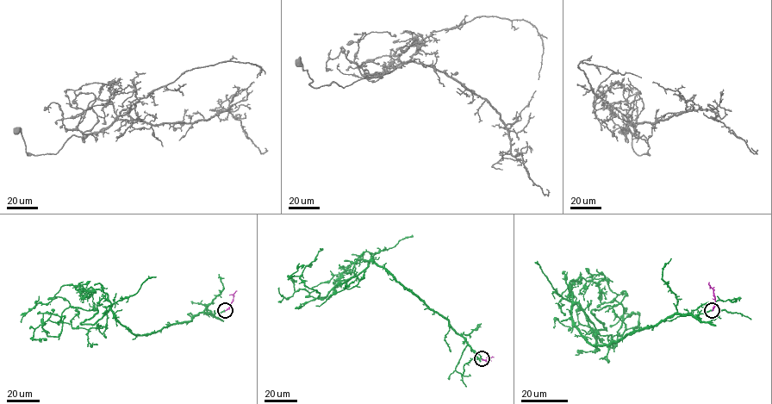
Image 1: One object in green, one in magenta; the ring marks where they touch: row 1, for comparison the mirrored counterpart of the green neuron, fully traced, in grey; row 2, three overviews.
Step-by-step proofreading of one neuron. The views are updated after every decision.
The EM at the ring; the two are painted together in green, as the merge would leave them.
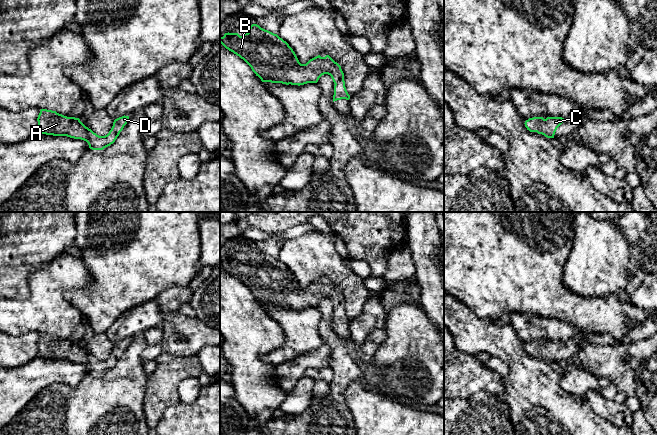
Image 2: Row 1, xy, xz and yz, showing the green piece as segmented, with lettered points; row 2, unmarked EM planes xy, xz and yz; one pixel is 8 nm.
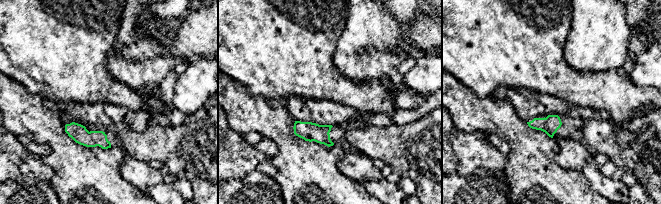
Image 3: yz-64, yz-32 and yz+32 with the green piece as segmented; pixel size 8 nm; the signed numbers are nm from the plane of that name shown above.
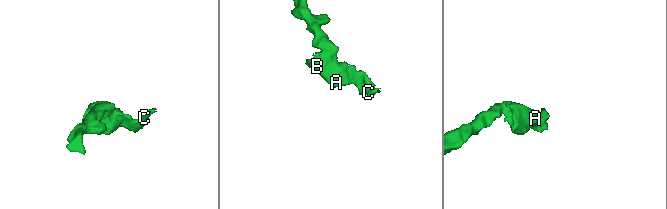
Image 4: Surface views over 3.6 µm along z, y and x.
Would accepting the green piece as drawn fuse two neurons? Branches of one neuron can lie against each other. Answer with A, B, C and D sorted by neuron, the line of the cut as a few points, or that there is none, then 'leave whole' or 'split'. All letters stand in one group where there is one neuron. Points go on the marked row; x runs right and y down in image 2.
A B C D; no cut; leave whole

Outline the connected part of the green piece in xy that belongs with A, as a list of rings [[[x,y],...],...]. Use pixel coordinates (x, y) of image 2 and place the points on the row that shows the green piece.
[[[41,109],[37,118],[37,133],[81,139],[88,143],[90,149],[103,150],[115,142],[128,120],[129,116],[125,115],[115,119],[109,133],[99,136],[86,127],[79,118],[67,117],[56,111]]]

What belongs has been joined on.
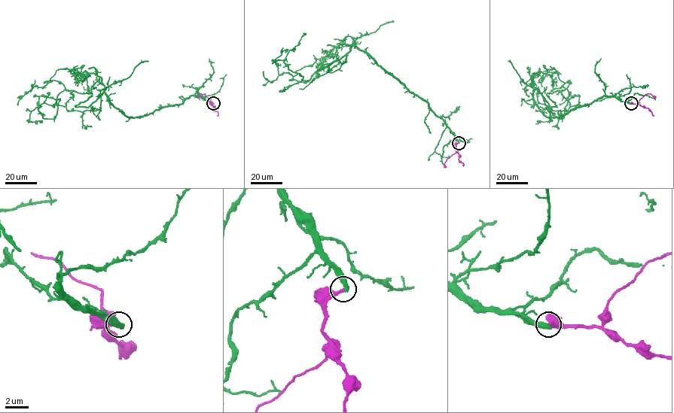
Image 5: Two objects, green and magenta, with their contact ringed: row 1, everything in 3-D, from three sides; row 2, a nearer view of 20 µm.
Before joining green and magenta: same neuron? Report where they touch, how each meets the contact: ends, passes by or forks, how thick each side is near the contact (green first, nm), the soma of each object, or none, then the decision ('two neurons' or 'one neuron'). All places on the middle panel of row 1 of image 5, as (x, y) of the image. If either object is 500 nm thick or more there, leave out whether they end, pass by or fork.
place (458, 143); green ends; magenta ends; calibres 440 and 320 nm; soma green none; soma magenta none; two neurons

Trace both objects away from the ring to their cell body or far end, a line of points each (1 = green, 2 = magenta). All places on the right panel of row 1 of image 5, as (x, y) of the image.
1: (630, 103), (602, 95), (547, 117), (537, 89), (560, 112), (568, 91), (561, 119), (543, 104), (520, 105)
2: (631, 103), (638, 103), (647, 93), (655, 98)

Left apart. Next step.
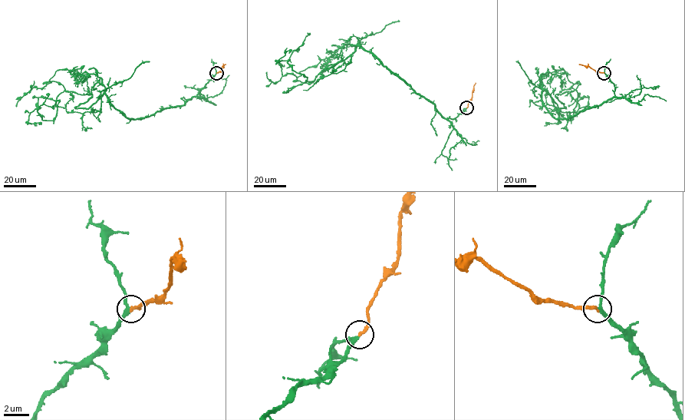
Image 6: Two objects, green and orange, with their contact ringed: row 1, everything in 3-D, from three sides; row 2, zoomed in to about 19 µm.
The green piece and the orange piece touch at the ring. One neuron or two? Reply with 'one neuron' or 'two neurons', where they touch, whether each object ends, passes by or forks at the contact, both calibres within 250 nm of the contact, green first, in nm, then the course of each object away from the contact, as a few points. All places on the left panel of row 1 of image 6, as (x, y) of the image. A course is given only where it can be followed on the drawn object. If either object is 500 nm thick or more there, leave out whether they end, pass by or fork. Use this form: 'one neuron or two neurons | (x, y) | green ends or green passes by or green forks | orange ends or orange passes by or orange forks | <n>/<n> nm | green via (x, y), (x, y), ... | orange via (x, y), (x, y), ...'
one neuron | (216, 73) | green passes by | orange ends | 240/220 nm | green via (216, 73), (144, 117), (105, 90), (96, 112), (67, 112), (64, 90), (52, 120), (37, 111), (57, 107) | orange via (216, 73), (225, 64)

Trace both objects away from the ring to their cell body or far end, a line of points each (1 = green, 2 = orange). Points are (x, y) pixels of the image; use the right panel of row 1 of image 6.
1: (604, 73), (614, 96), (571, 117), (555, 119), (541, 93), (569, 114), (575, 90), (570, 120), (529, 107)
2: (604, 73), (579, 64)

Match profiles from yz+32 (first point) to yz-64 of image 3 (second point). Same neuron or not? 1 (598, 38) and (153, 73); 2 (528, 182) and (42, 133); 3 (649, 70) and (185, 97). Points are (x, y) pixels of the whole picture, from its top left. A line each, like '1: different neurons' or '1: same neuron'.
1: same neuron
2: same neuron
3: same neuron

